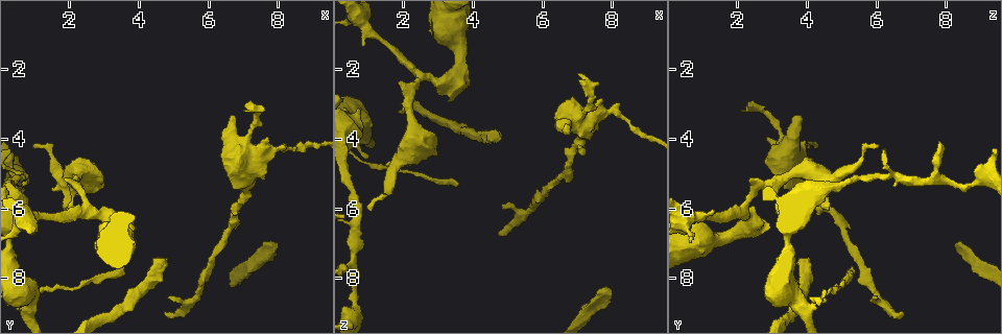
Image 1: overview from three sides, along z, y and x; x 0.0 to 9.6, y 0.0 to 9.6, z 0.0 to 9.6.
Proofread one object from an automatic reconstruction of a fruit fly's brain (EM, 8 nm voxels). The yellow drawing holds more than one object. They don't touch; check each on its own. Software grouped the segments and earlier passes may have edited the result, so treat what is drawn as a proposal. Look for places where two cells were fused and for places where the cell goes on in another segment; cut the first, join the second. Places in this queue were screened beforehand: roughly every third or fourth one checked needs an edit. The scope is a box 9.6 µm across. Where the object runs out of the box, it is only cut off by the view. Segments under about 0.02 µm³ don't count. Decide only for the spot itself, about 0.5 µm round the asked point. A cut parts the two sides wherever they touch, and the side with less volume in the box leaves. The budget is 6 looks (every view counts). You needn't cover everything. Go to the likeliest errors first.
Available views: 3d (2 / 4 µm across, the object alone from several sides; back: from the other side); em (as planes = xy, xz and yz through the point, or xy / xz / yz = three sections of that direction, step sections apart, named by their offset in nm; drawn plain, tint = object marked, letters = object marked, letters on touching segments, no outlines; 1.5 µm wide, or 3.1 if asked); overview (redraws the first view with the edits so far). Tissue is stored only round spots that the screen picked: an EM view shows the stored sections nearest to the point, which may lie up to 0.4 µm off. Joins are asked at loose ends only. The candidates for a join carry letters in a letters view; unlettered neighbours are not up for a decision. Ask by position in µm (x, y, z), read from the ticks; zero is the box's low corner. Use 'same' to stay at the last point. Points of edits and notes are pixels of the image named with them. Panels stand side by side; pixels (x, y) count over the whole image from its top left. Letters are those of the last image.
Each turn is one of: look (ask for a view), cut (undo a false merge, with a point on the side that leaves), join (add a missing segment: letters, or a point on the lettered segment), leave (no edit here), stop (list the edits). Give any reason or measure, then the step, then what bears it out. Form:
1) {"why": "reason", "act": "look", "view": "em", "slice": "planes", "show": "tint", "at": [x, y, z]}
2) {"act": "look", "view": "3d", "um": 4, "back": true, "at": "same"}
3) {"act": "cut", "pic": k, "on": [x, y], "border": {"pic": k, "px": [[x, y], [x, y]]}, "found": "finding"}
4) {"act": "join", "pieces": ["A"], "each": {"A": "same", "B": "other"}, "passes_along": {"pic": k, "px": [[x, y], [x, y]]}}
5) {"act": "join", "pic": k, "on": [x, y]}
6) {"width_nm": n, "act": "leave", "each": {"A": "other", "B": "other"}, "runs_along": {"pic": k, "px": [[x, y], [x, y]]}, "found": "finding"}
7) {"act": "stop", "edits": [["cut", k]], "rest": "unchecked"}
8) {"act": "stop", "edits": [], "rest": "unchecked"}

{"why": "stops while still wide", "act": "look", "view": "em", "slice": "planes", "show": "letters", "at": [7.95, 7.20, 8.40]}

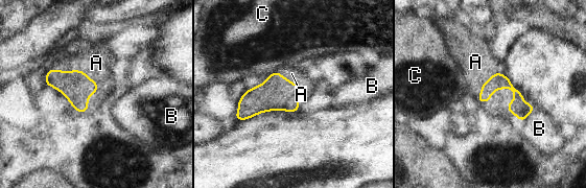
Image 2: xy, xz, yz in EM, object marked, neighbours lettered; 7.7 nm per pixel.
{"act": "join", "pieces": ["A"], "each": {"A": "same", "B": "other", "C": "other"}, "found": "the cell continues"}

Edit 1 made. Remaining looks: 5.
{"why": "see it whole again", "act": "look", "view": "overview"}

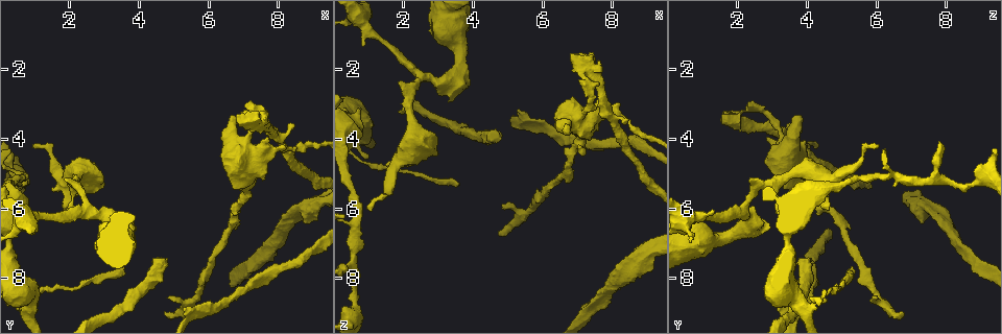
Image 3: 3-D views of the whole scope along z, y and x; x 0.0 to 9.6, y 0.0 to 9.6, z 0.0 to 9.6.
{"why": "arms part here", "act": "look", "view": "em", "slice": "planes", "show": "tint", "at": [0.75, 8.80, 3.95]}

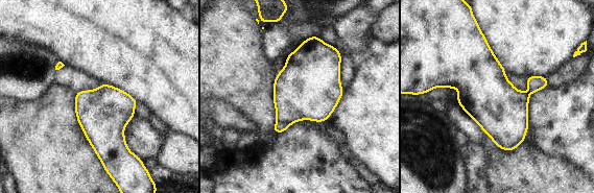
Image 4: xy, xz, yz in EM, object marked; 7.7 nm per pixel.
{"act": "look", "view": "em", "slice": "planes", "show": "letters", "at": "same"}

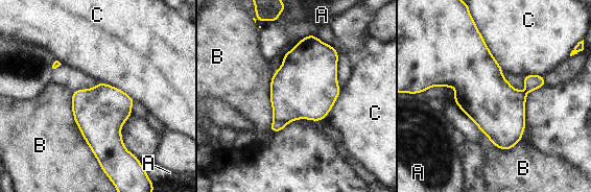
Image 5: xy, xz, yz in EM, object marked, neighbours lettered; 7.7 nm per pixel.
{"act": "cut", "pic": 5, "on": [277, 125], "each": {"A": "other", "B": "other", "C": "other"}, "border": {"pic": 5, "px": [[275, 119], [286, 123]]}, "found": "a second cell is stuck on"}

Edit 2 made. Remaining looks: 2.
{"act": "stop", "edits": [["join", 2], ["cut", 5]], "rest": "unchecked"}

